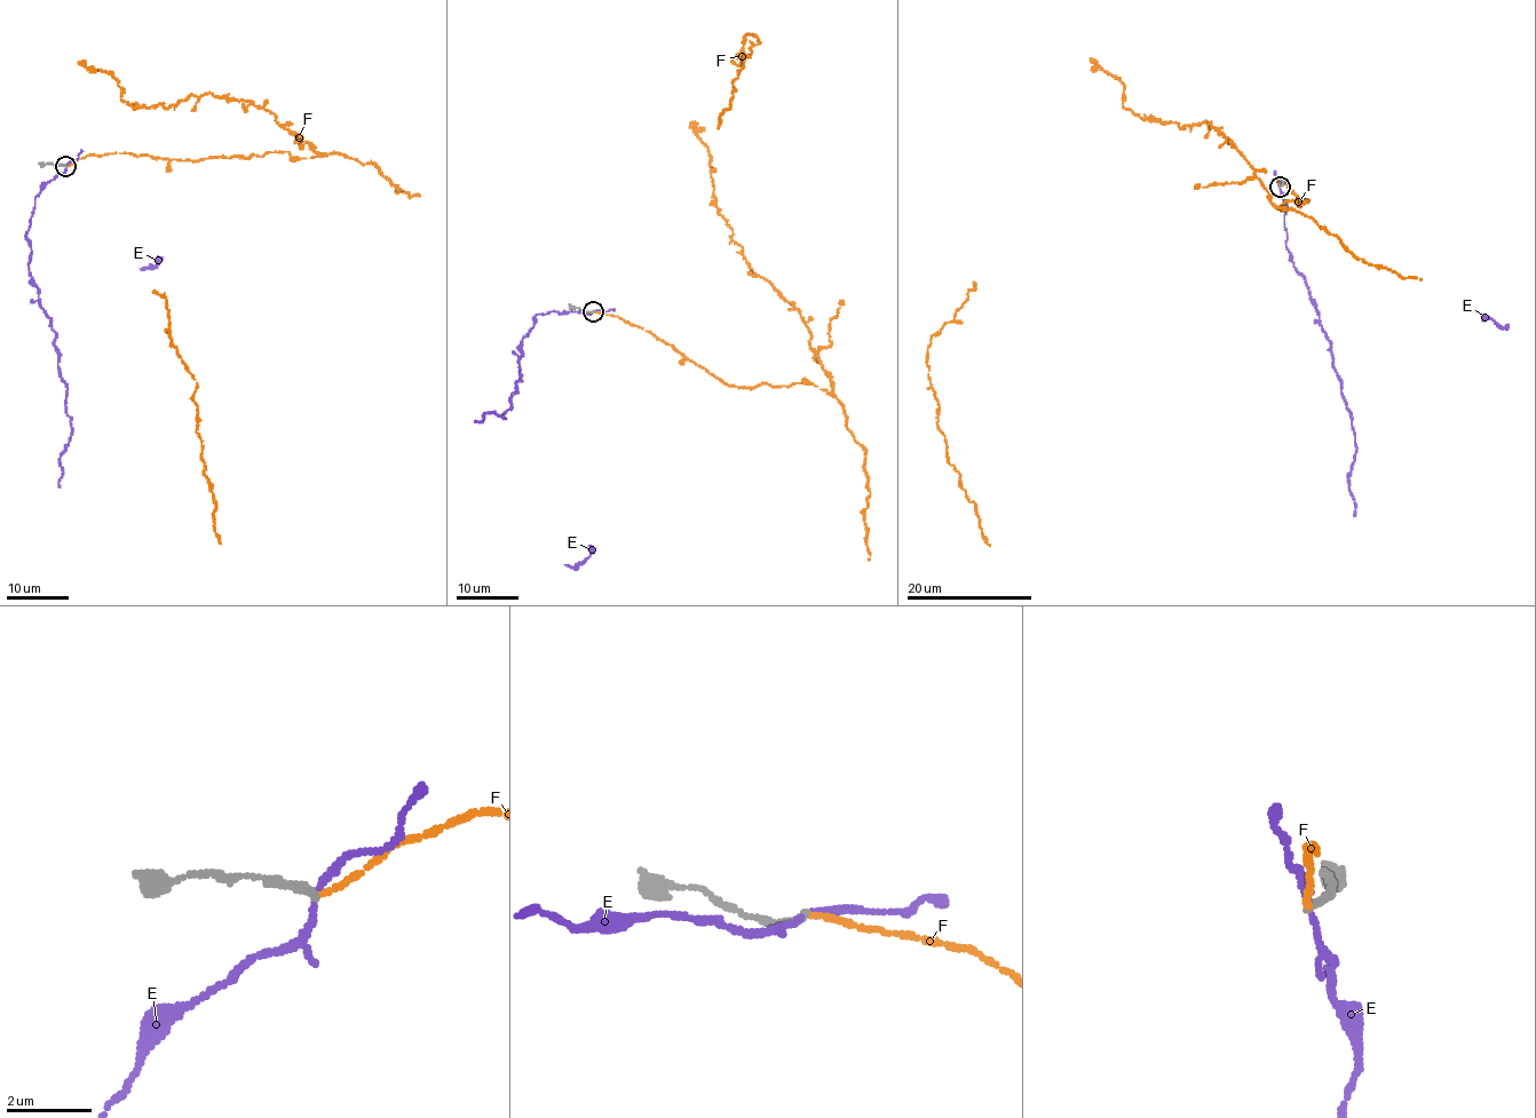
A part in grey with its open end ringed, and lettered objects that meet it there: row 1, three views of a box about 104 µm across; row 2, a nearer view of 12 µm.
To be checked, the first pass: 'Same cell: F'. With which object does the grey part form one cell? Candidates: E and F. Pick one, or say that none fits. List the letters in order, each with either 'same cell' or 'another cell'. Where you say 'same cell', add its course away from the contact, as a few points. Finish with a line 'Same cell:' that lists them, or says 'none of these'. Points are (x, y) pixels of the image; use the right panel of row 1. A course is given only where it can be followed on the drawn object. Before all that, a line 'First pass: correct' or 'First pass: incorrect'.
First pass: correct
E: another cell
F: same cell
Same cell: F

